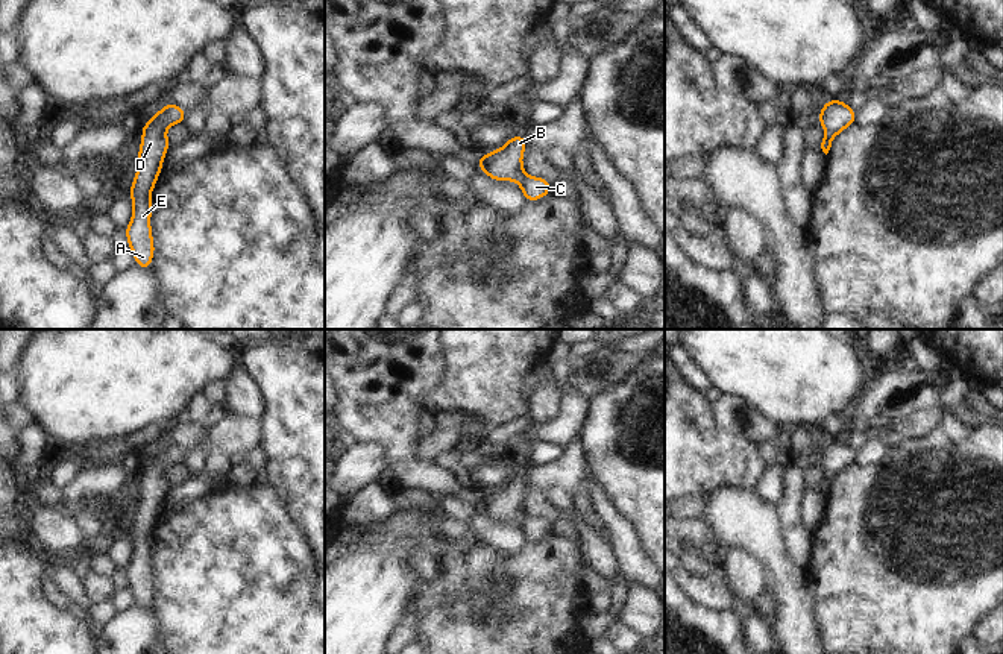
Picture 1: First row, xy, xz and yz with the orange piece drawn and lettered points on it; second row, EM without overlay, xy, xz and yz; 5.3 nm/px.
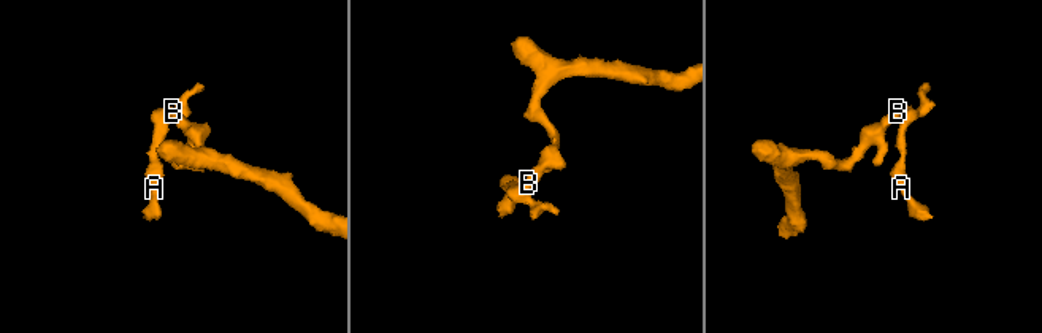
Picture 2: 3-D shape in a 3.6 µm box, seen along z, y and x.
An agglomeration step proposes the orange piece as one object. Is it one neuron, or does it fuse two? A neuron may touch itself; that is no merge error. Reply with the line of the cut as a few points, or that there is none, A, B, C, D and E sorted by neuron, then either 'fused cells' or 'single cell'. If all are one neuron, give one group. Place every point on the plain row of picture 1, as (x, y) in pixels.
no cut | A B C D E | single cell

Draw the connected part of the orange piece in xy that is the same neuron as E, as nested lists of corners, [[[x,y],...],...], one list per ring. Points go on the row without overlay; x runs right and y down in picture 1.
[[[165,443],[144,466],[141,486],[138,490],[138,510],[134,525],[127,528],[132,536],[132,560],[124,569],[129,589],[135,596],[135,604],[144,610],[152,607],[155,595],[150,569],[152,540],[150,533],[162,510],[164,496],[170,487],[165,469],[170,464],[185,463],[187,452],[176,443]]]

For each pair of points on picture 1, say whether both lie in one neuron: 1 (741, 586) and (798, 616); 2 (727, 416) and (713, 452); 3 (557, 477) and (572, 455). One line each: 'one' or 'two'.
1: two
2: two
3: one

